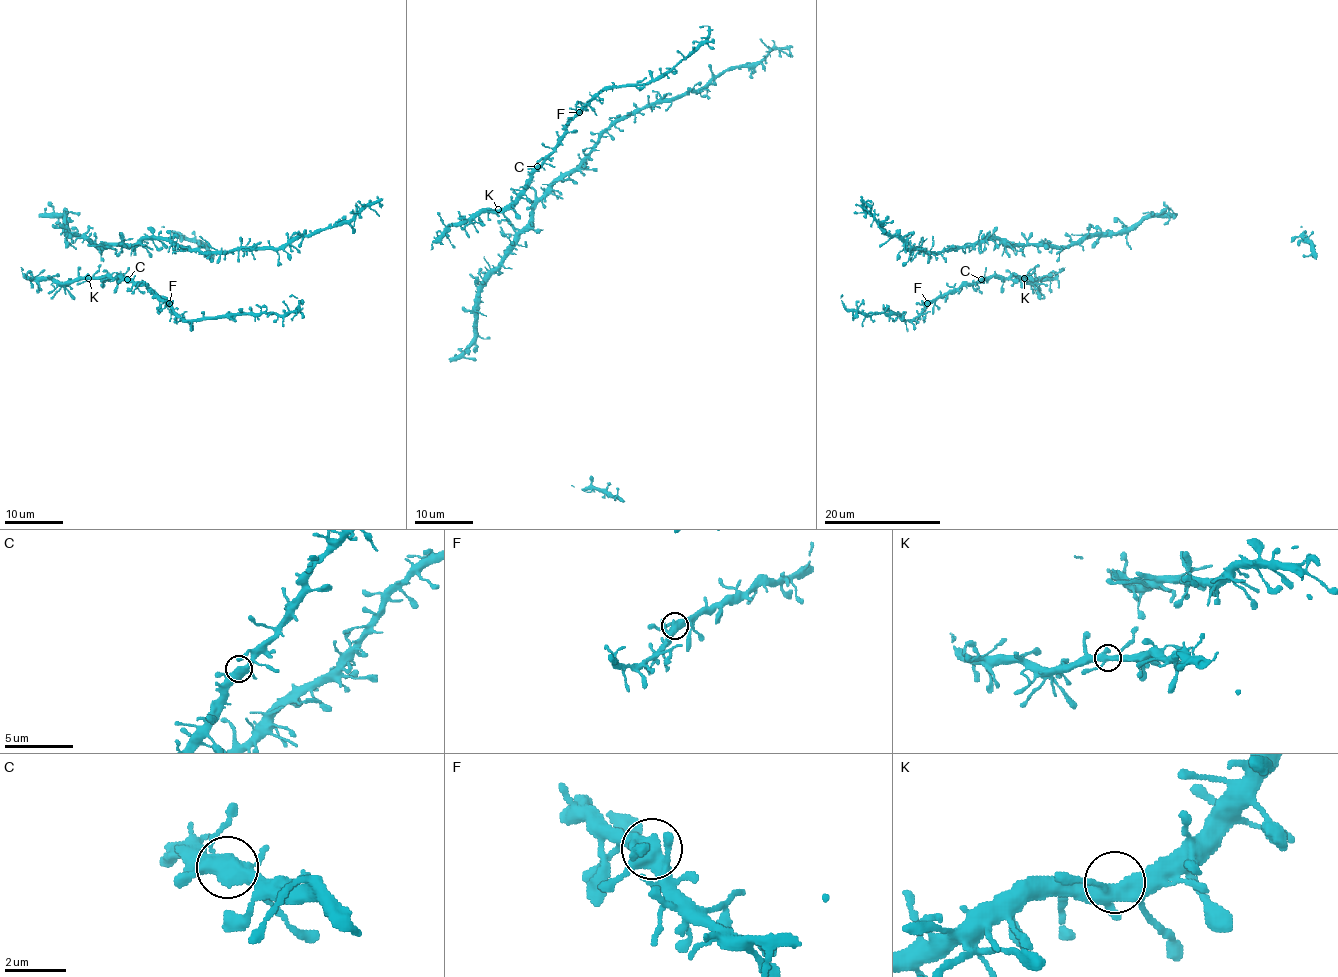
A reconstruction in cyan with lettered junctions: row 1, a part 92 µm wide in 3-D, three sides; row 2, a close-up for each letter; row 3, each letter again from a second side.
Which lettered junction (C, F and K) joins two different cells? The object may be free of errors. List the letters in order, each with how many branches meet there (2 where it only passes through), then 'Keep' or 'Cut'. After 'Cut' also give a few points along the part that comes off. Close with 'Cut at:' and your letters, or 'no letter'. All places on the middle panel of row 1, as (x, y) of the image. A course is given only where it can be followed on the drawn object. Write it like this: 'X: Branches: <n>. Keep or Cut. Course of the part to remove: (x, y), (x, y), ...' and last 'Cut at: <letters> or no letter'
C: Branches: 5. Keep
F: Branches: 5. Keep
K: Branches: 5. Keep
Cut at: no letter

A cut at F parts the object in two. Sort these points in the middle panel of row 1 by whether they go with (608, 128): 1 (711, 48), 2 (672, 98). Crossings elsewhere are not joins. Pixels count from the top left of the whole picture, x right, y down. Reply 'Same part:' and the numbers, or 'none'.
Same part: 2

